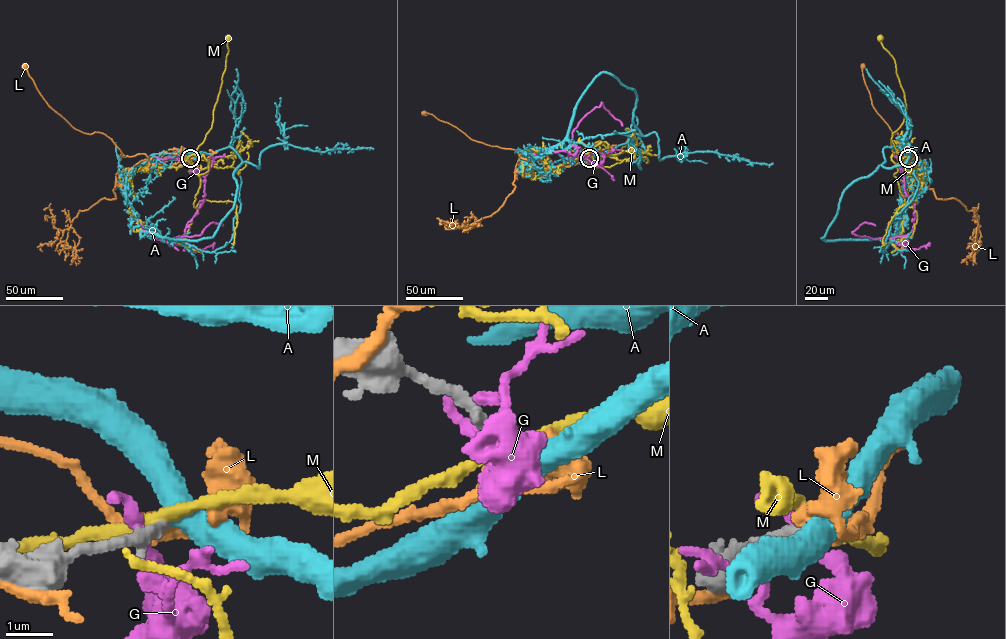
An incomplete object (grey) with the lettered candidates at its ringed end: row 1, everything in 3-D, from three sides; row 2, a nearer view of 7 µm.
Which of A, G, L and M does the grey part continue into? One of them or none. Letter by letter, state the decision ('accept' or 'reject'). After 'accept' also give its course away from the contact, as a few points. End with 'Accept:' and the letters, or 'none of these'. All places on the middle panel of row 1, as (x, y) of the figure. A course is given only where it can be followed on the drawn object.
A: accept; it runs (589, 158), (547, 169), (525, 152), (538, 157), (566, 139), (616, 133), (633, 139), (640, 169), (635, 159)
G: reject
L: reject
M: reject
Accept: A

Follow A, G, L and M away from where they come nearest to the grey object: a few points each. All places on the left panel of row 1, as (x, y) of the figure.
A: (190, 158), (137, 165), (126, 194), (143, 224), (200, 250), (213, 252), (232, 238), (240, 208), (236, 172)
G: (189, 158), (190, 169), (204, 177), (204, 198), (185, 233), (173, 238), (200, 235), (211, 223), (223, 225)
L: (190, 158), (180, 155), (145, 169), (144, 154), (121, 157), (105, 134), (77, 130), (54, 110), (25, 66)
M: (189, 158), (197, 158), (209, 164), (204, 155), (198, 158), (195, 152), (213, 122), (225, 68), (228, 38)

